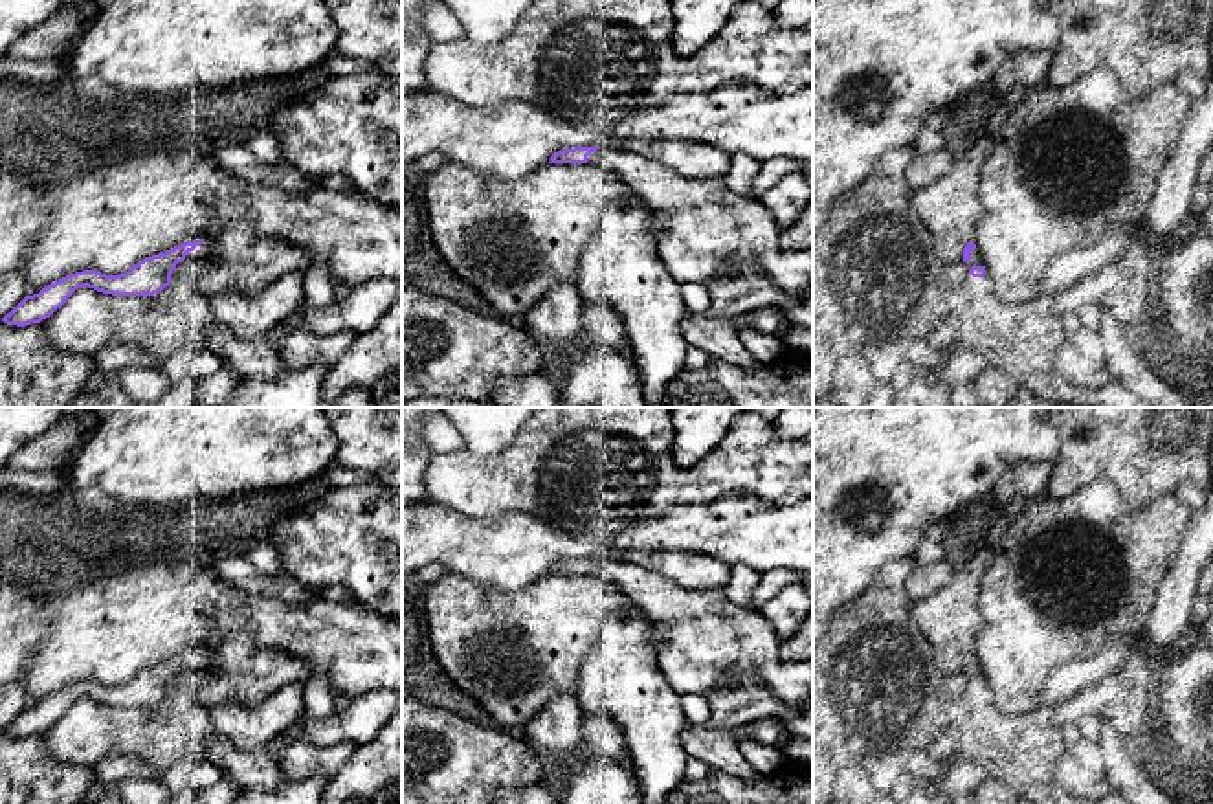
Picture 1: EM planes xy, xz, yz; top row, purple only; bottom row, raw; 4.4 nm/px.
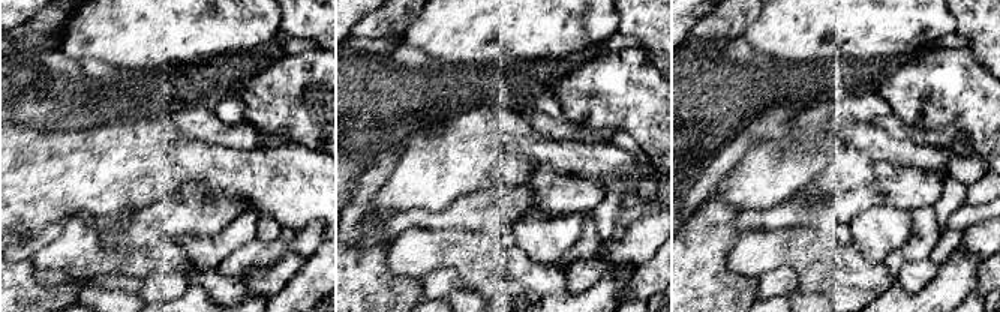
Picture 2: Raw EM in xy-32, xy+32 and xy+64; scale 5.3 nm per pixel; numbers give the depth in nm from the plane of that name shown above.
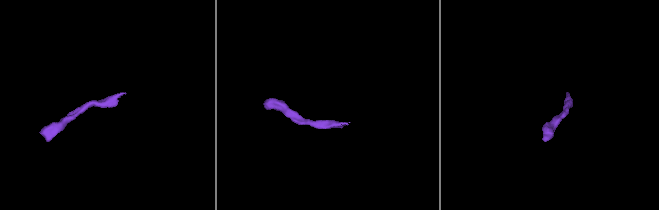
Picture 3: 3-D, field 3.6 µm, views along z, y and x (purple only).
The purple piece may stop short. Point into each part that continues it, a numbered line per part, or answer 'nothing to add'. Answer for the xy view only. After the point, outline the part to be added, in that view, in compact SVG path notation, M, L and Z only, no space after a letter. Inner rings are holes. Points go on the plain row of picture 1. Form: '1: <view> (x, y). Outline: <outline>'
1: xy (206, 661). Outline: M207 650L202 655L198 655L193 663L189 663L182 674L187 674L187 672L206 672L206 674L209 674L209 672L215 670L215 661L217 661L217 652Z

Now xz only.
1: xz (711, 643). Outline: M611 556L591 564L587 575L613 582L666 628L657 661L677 694L708 699L741 677L756 677L776 696L778 709L813 705L813 661L782 661L782 641L758 609L736 606L725 591L686 589Z

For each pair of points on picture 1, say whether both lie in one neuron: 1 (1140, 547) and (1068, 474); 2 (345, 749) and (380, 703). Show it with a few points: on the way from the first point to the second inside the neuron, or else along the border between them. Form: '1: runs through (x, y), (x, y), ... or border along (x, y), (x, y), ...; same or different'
1: border along (1045, 494), (1065, 498), (1107, 480), (1123, 498); different
2: border along (356, 744), (334, 742), (322, 748); different

